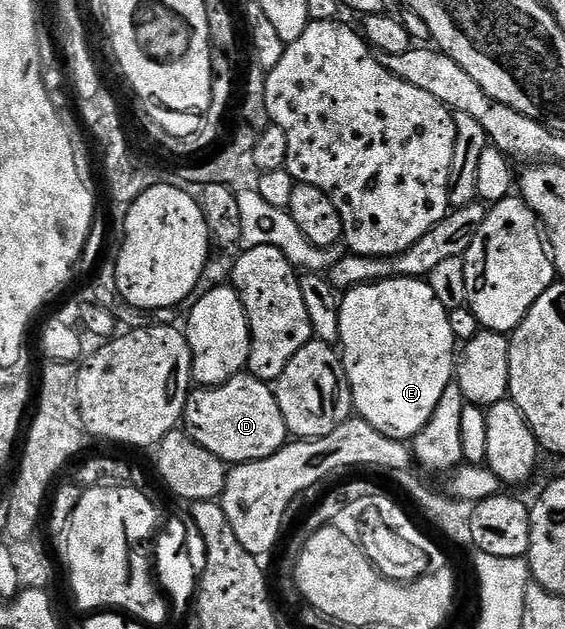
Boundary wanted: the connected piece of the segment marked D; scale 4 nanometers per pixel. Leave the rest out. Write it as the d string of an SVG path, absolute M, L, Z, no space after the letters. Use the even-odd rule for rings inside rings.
M248 371L238 373L222 385L194 388L185 404L183 428L191 439L195 439L195 443L199 443L199 447L207 447L211 455L230 466L267 459L281 450L291 437L287 423L283 419L283 411L279 411L279 403L273 394L273 385L253 377Z

